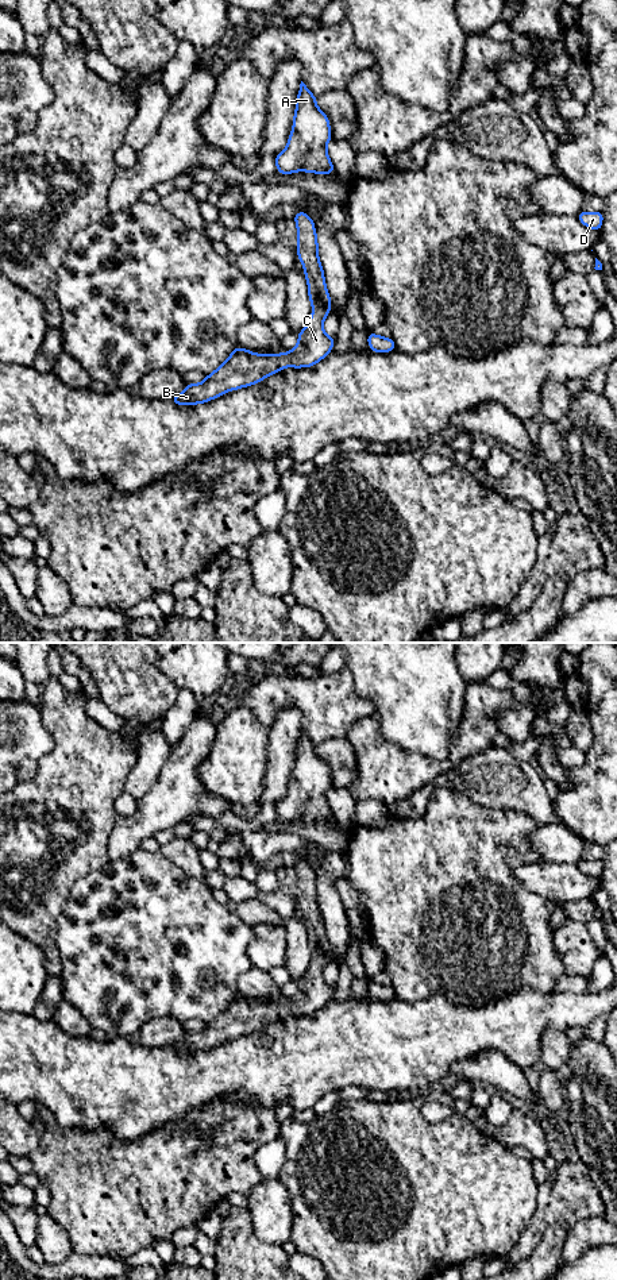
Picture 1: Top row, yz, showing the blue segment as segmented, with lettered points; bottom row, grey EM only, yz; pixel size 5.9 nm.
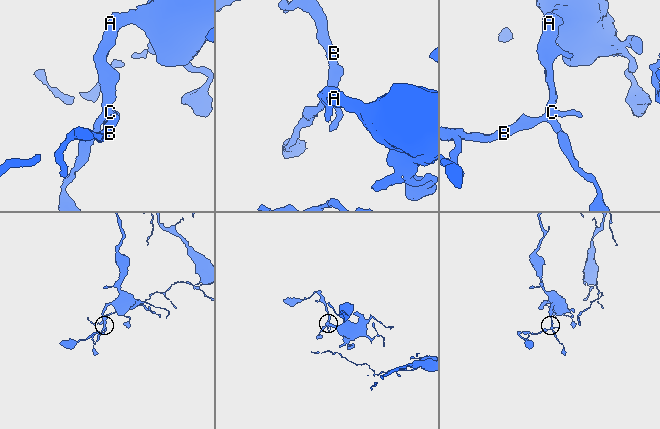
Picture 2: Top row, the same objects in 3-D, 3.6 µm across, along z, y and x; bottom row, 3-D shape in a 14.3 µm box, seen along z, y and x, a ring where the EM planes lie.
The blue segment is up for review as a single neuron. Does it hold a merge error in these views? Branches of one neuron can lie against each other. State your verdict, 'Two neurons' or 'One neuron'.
One neuron

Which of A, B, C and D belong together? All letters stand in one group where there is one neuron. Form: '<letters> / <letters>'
A B C D

